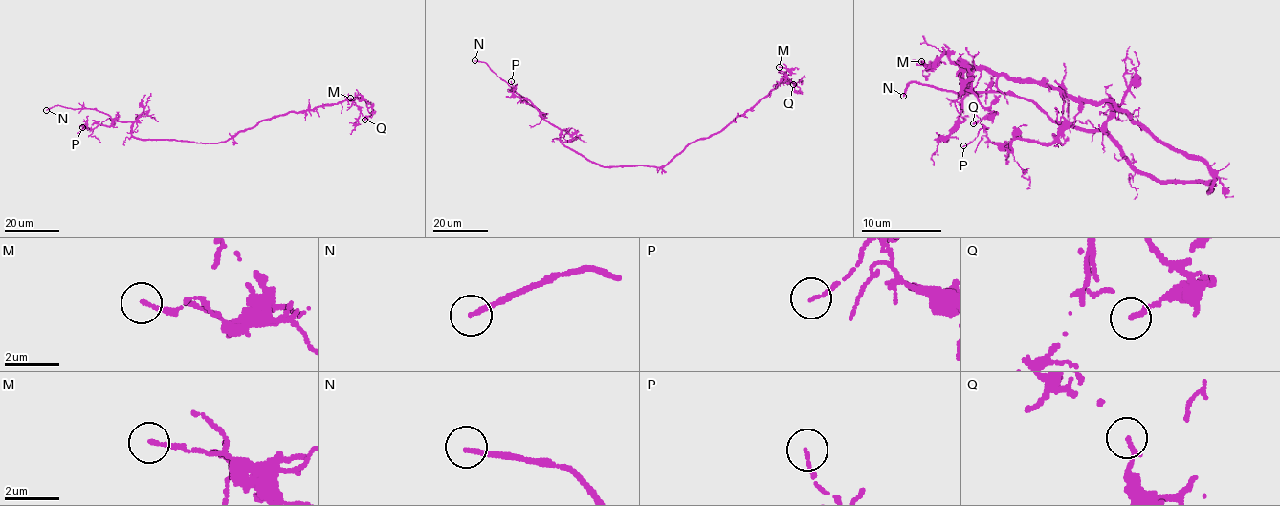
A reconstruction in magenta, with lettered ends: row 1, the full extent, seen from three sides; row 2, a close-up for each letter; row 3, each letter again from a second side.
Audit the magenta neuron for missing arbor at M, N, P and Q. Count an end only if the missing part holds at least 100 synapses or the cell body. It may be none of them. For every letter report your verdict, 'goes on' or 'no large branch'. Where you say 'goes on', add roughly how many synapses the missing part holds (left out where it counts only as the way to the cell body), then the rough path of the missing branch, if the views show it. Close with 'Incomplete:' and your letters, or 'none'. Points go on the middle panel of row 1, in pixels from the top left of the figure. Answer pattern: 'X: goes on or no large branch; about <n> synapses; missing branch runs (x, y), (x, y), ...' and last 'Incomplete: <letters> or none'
M: no large branch
N: goes on
P: no large branch
Q: no large branch
Incomplete: N

